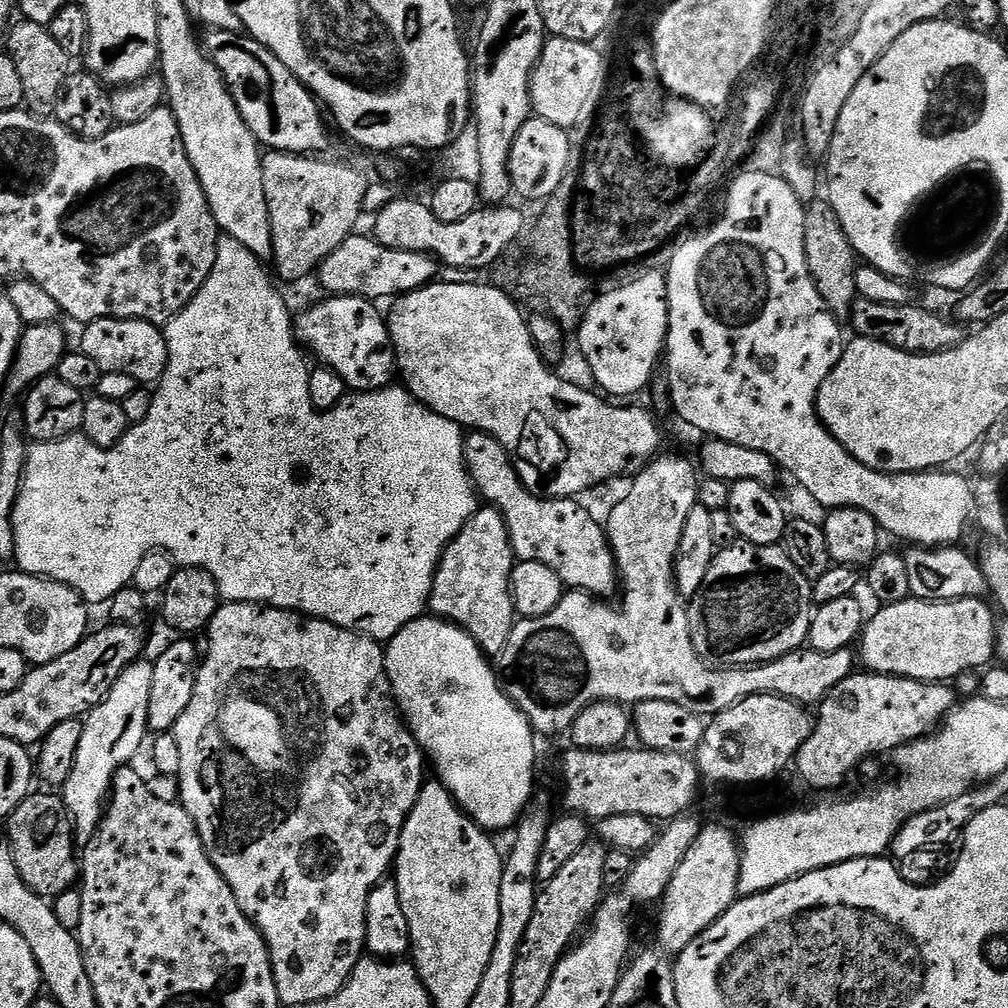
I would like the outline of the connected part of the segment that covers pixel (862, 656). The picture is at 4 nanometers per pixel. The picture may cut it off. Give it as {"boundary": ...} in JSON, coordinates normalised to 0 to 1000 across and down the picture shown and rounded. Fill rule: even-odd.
{"boundary":[[[957,591],[955,595],[902,593],[890,599],[870,602],[870,604],[866,611],[864,608],[851,635],[852,654],[862,667],[875,671],[898,671],[904,675],[944,677],[956,668],[967,668],[969,665],[979,664],[985,658],[988,651],[990,618],[988,619],[989,608],[979,594],[970,591]]]}

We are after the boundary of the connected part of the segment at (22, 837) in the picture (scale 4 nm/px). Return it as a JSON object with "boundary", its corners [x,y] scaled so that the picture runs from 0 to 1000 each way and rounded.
{"boundary":[[[38,786],[28,789],[7,811],[6,824],[14,855],[26,879],[30,879],[30,883],[39,889],[55,891],[76,880],[81,869],[81,857],[77,852],[71,811],[63,799],[63,789],[51,790],[48,786]]]}

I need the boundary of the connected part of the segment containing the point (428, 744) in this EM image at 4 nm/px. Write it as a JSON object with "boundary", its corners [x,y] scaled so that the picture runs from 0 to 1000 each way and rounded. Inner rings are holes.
{"boundary":[[[422,609],[415,615],[408,615],[391,633],[384,636],[381,643],[381,664],[385,670],[385,676],[389,682],[389,689],[393,691],[394,699],[405,719],[405,725],[408,726],[413,737],[417,739],[422,751],[433,761],[436,777],[443,782],[448,793],[481,823],[488,821],[504,821],[515,814],[520,809],[526,795],[529,793],[528,777],[532,774],[532,734],[533,727],[528,718],[520,711],[518,704],[513,700],[508,691],[500,686],[497,676],[494,674],[494,667],[491,662],[487,663],[485,652],[474,641],[474,637],[466,628],[455,619],[448,618],[447,615],[438,615],[429,609]]]}

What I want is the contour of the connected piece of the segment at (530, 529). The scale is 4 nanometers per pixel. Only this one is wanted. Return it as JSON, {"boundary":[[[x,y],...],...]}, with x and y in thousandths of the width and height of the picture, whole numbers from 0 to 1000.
{"boundary":[[[469,428],[461,436],[460,450],[464,458],[464,469],[468,471],[468,479],[472,481],[472,487],[480,492],[485,501],[493,504],[504,519],[504,533],[508,539],[508,547],[511,548],[513,557],[538,558],[546,562],[554,569],[554,573],[561,581],[567,585],[584,588],[592,593],[607,593],[613,587],[613,564],[611,563],[611,551],[607,548],[607,541],[603,539],[603,529],[600,521],[595,520],[575,501],[574,495],[566,496],[541,496],[539,492],[532,492],[520,481],[512,470],[512,463],[508,461],[508,455],[502,450],[502,446],[490,434],[483,429]]]}

